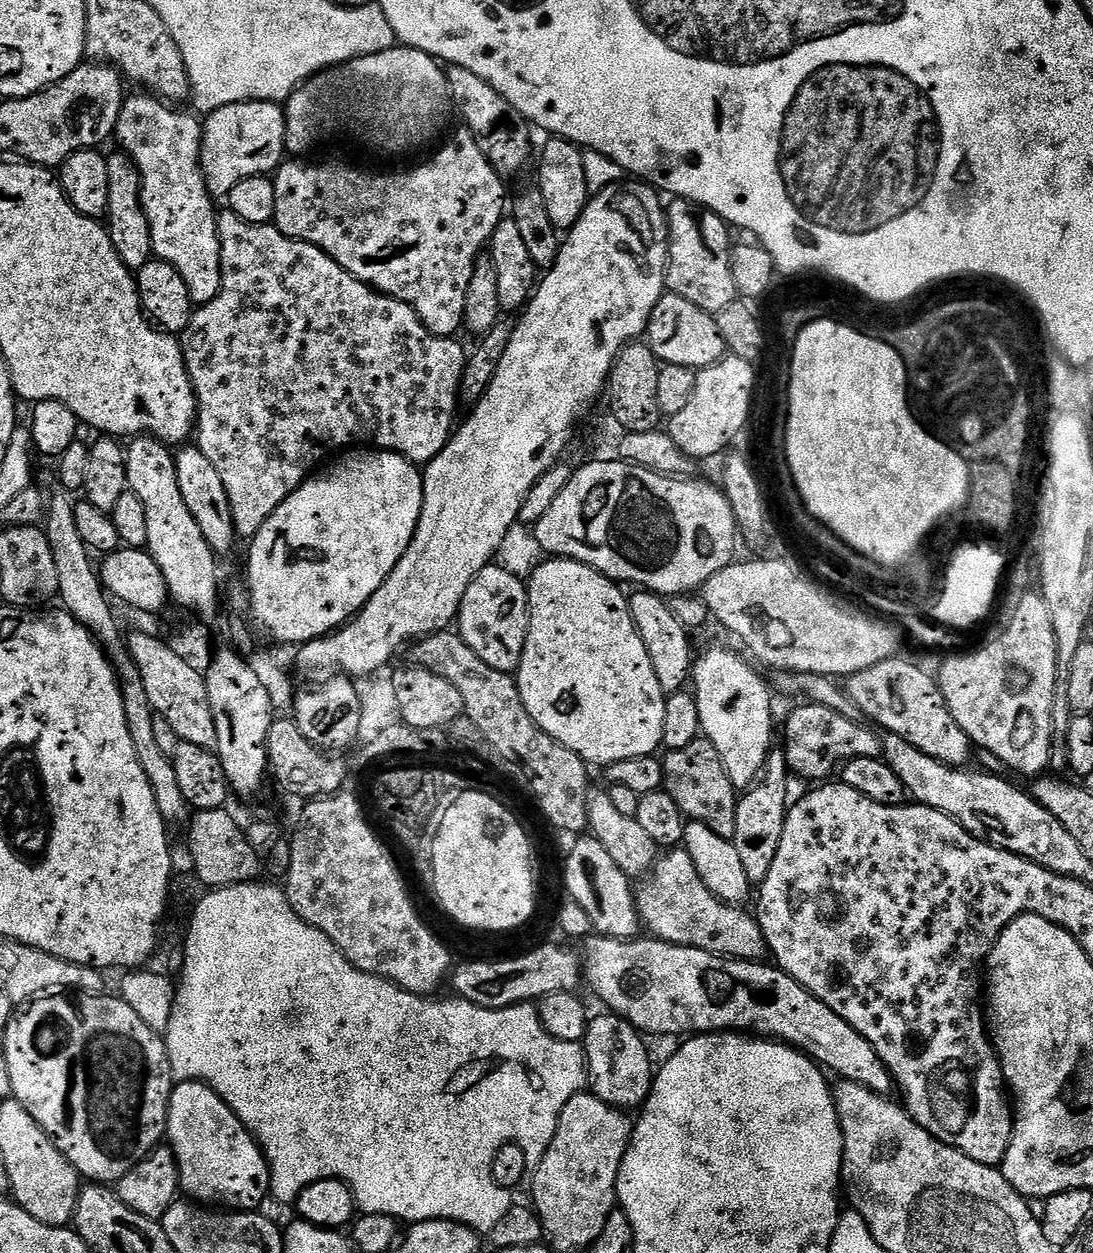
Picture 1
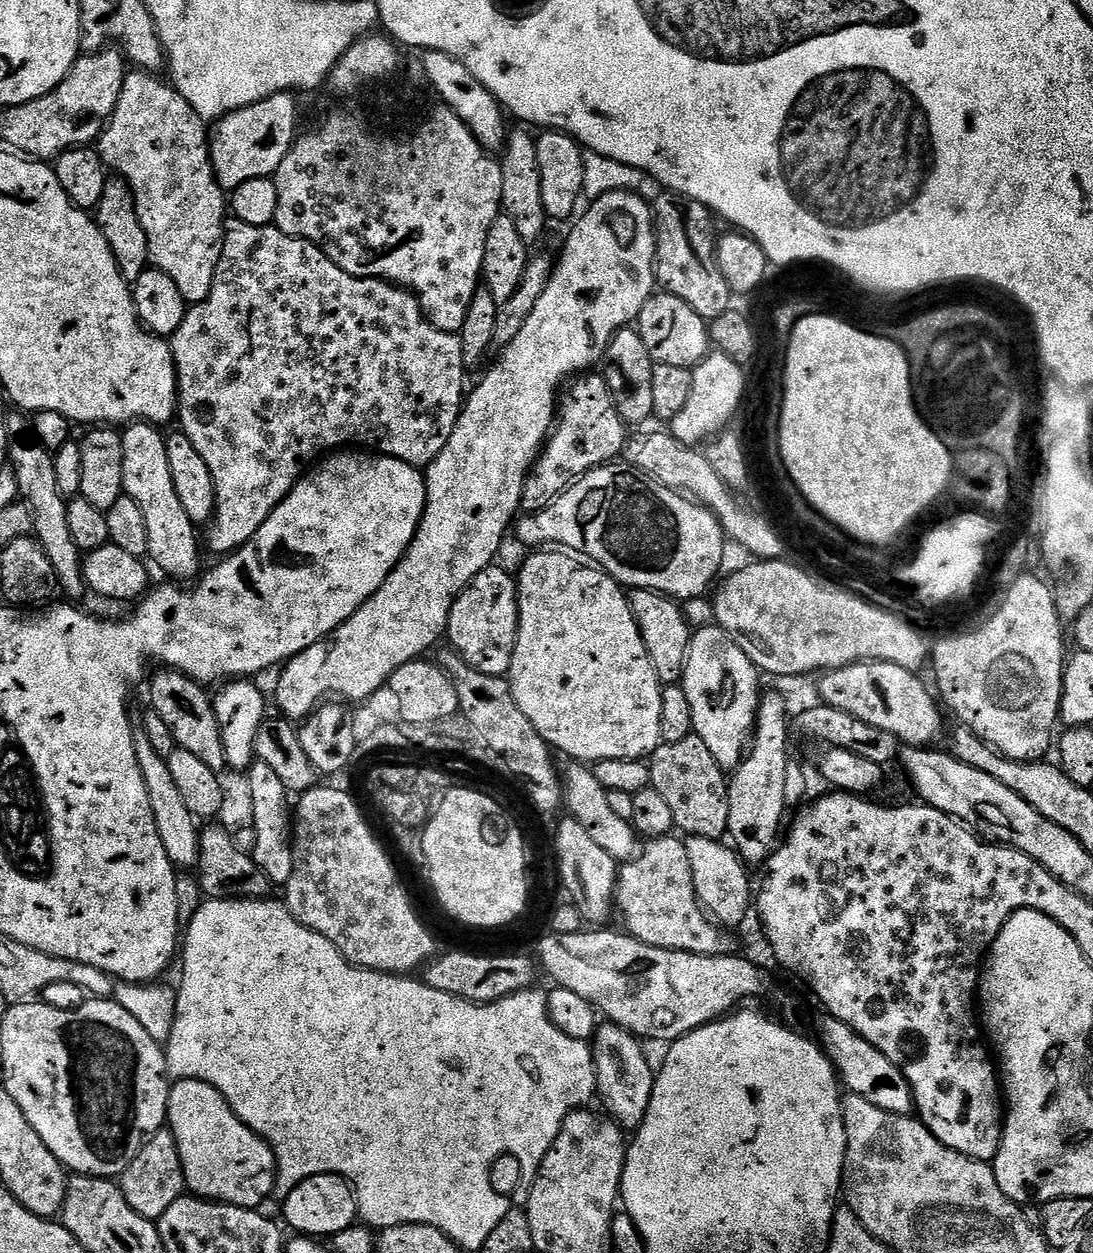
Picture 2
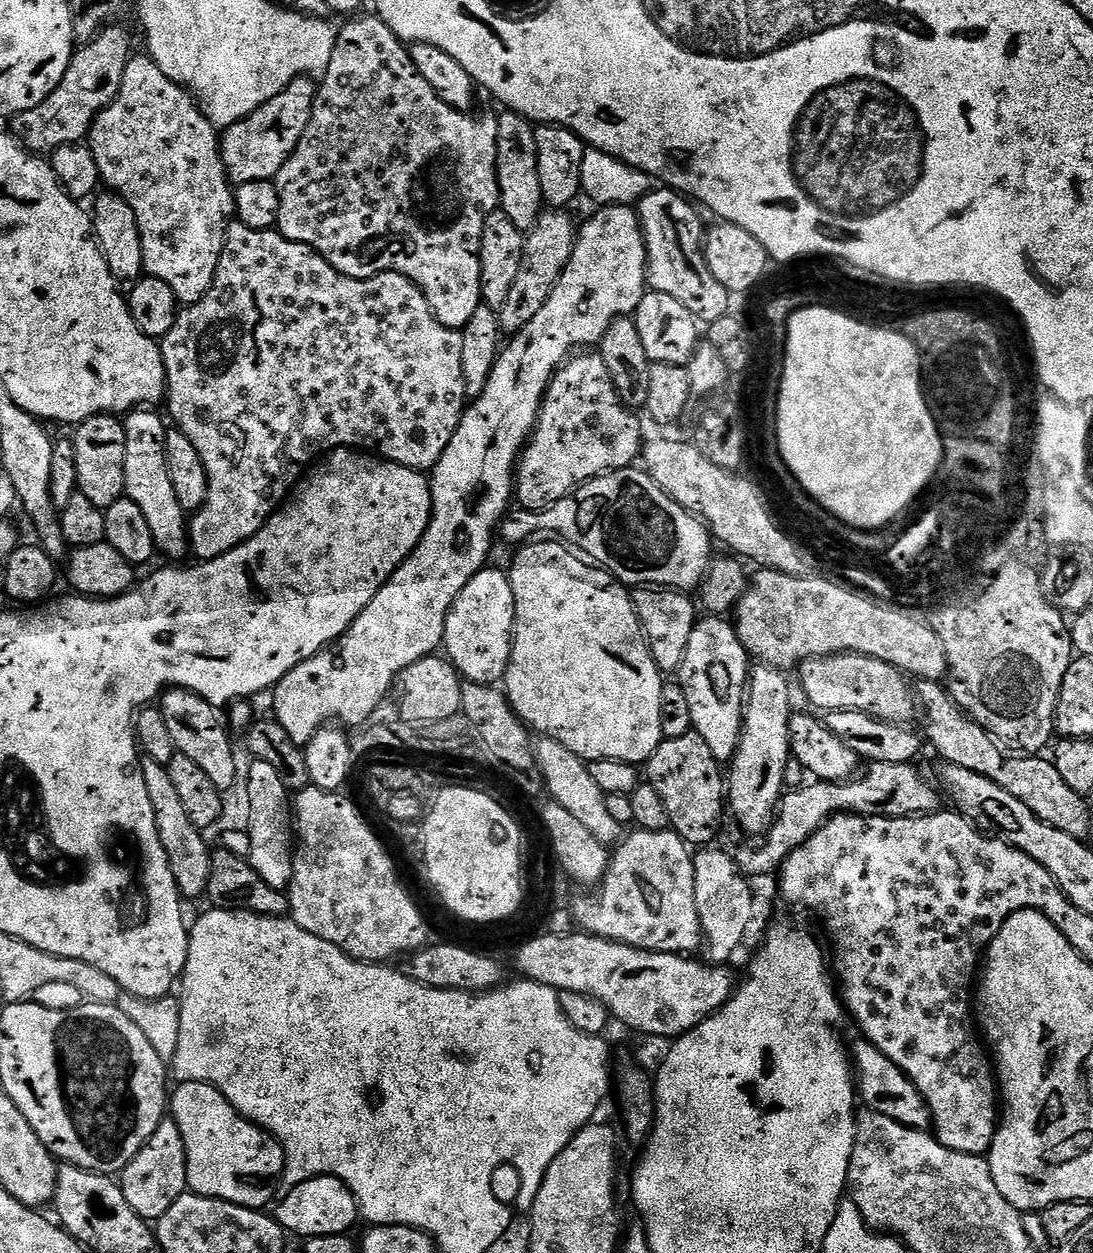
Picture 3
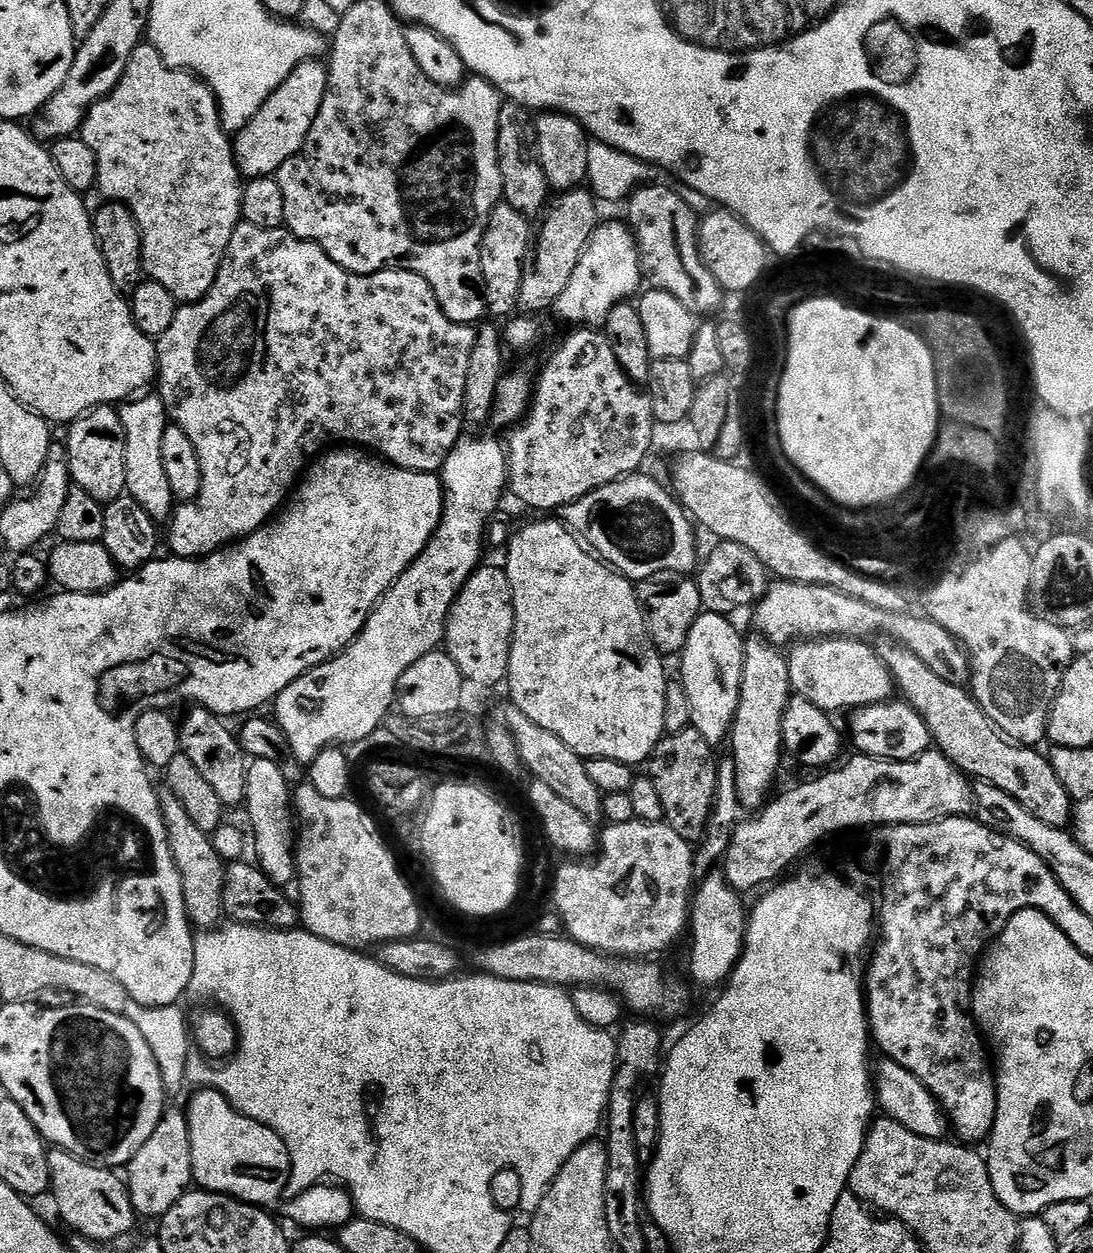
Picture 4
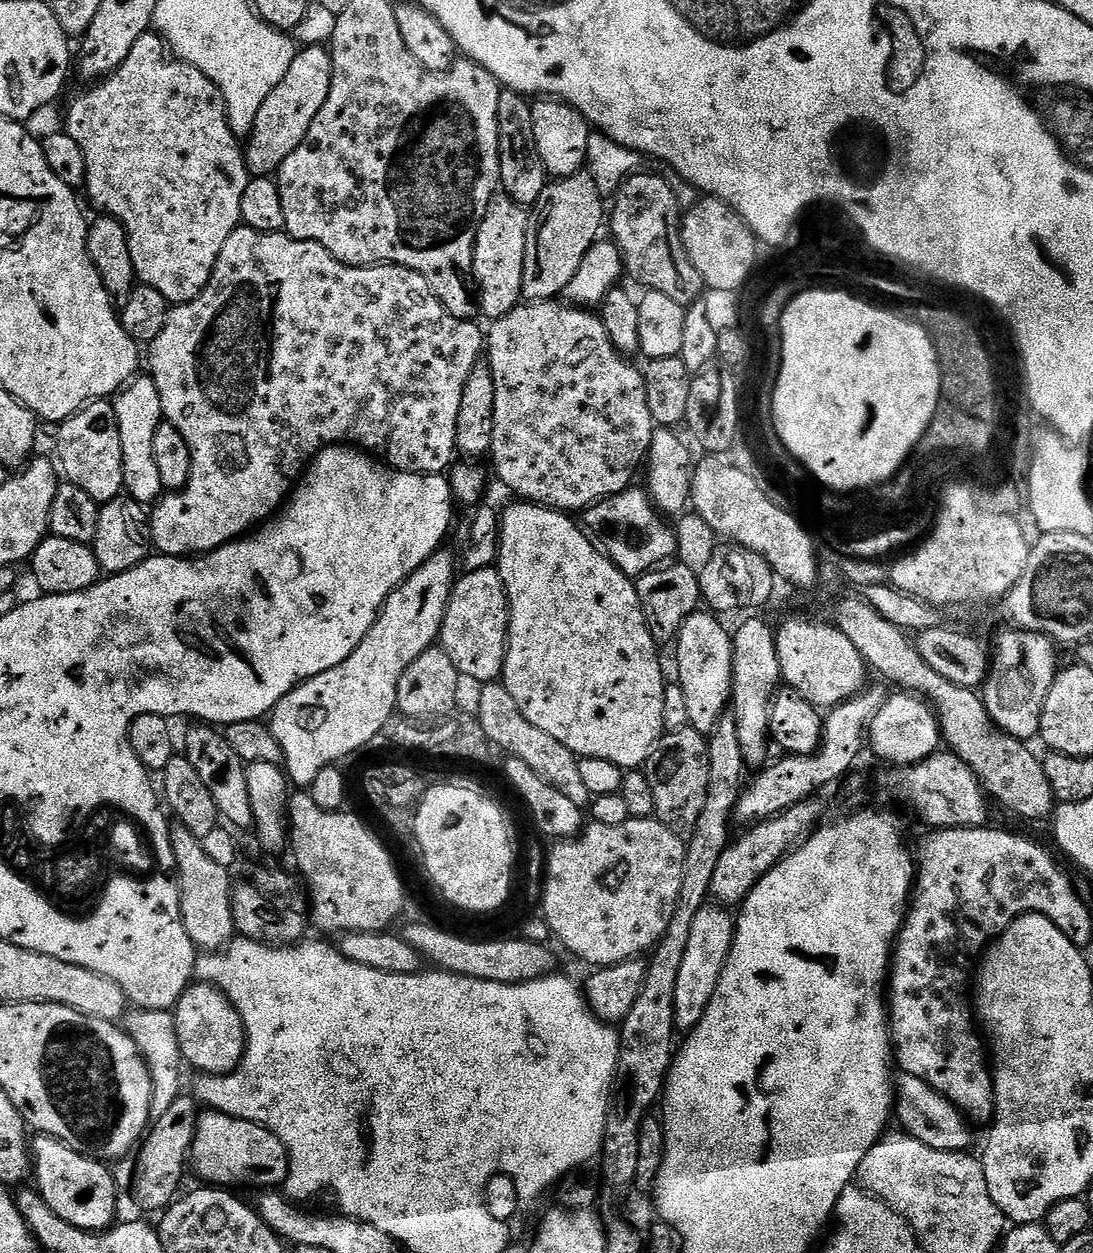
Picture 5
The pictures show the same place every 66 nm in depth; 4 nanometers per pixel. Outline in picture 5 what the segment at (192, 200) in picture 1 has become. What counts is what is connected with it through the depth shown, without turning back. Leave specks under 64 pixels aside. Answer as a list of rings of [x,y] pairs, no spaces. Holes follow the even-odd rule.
[[[152,30],[142,38],[138,38],[138,42],[134,42],[134,50],[130,50],[122,66],[118,66],[103,80],[89,88],[92,88],[89,92],[73,98],[72,105],[68,108],[68,125],[66,125],[68,136],[74,138],[78,146],[82,146],[88,163],[86,193],[88,192],[92,200],[99,198],[100,168],[104,168],[105,174],[108,175],[108,184],[112,187],[113,198],[125,200],[128,203],[129,217],[127,216],[126,224],[128,249],[134,262],[137,281],[158,290],[168,300],[169,305],[188,304],[194,298],[198,298],[198,294],[202,294],[202,290],[210,282],[214,274],[214,266],[218,262],[218,254],[222,254],[222,246],[226,246],[226,238],[230,238],[235,228],[241,227],[242,194],[250,179],[246,152],[241,141],[232,133],[232,121],[228,119],[228,107],[224,101],[224,95],[218,90],[213,80],[206,78],[206,74],[202,74],[202,70],[198,70],[193,64],[187,64],[185,60],[177,60],[161,36]]]

